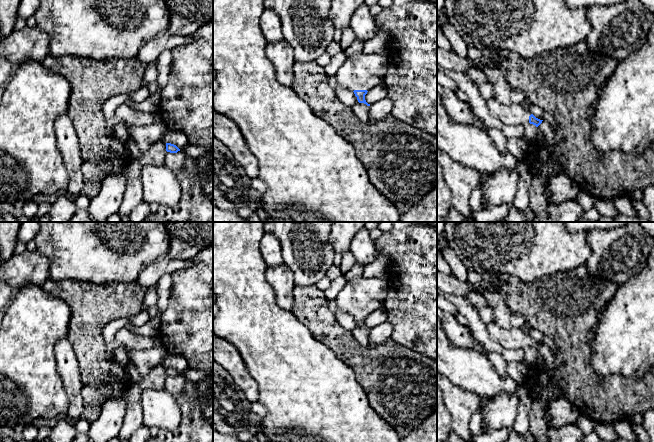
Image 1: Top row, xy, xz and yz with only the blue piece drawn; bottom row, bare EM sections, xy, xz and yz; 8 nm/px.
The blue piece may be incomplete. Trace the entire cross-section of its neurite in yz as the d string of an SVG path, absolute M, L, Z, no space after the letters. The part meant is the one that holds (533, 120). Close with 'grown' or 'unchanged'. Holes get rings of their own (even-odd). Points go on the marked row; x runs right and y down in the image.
M495 97L486 101L490 114L507 125L525 125L527 123L538 127L543 120L536 118L524 104L511 103L504 105L498 102Z | grown

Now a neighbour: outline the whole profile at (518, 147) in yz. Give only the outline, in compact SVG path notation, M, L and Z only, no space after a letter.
M510 138L506 142L507 152L511 153L518 161L521 161L528 152L528 141L523 138Z

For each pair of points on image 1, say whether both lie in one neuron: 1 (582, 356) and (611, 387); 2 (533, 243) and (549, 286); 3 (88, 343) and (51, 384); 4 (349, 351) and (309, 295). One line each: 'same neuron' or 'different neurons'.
1: same neuron
2: different neurons
3: different neurons
4: same neuron

